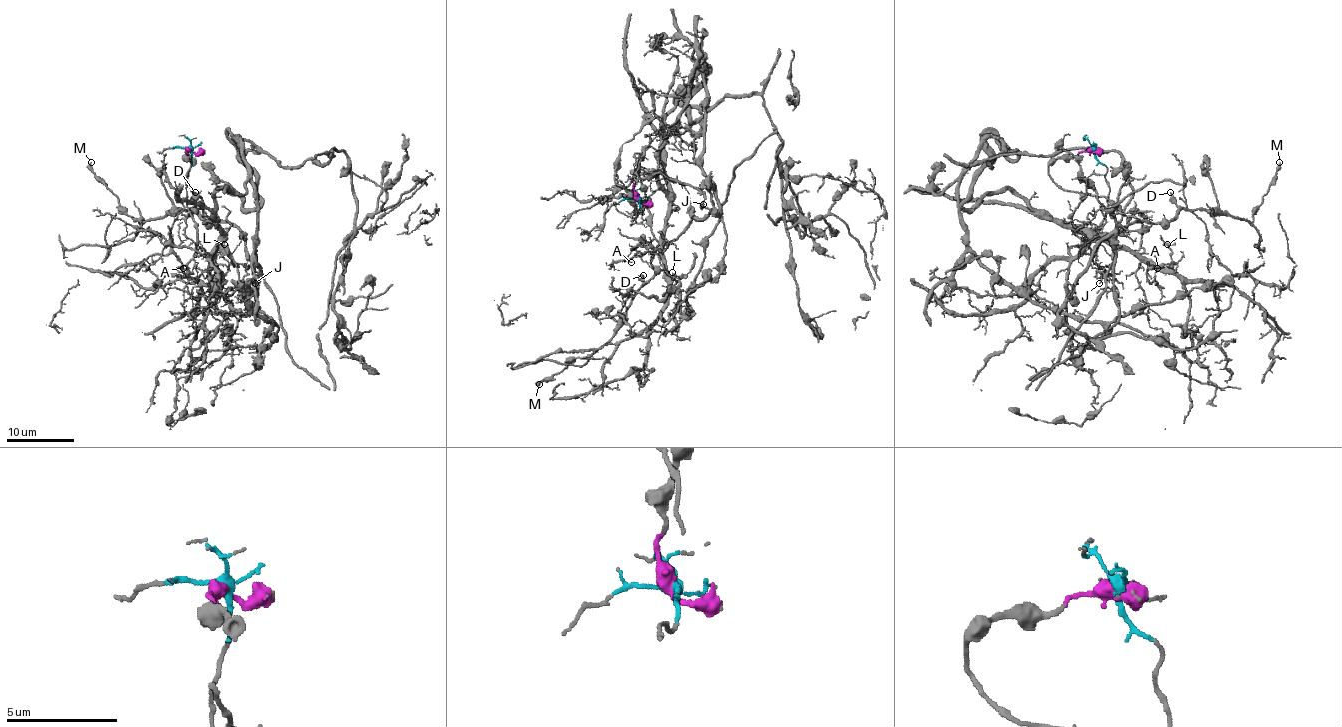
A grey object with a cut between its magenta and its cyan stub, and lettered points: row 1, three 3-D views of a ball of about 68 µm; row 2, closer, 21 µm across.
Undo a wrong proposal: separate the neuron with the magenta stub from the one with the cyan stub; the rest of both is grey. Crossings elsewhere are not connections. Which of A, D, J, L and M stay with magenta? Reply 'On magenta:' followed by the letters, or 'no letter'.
On magenta: D, J, M

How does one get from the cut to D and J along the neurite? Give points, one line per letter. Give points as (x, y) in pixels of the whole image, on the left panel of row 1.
D: (190, 150), (186, 175), (202, 200), (202, 214), (210, 220), (203, 222), (195, 192)
J: (190, 150), (186, 175), (202, 214), (244, 236), (245, 254), (261, 269), (256, 283)

